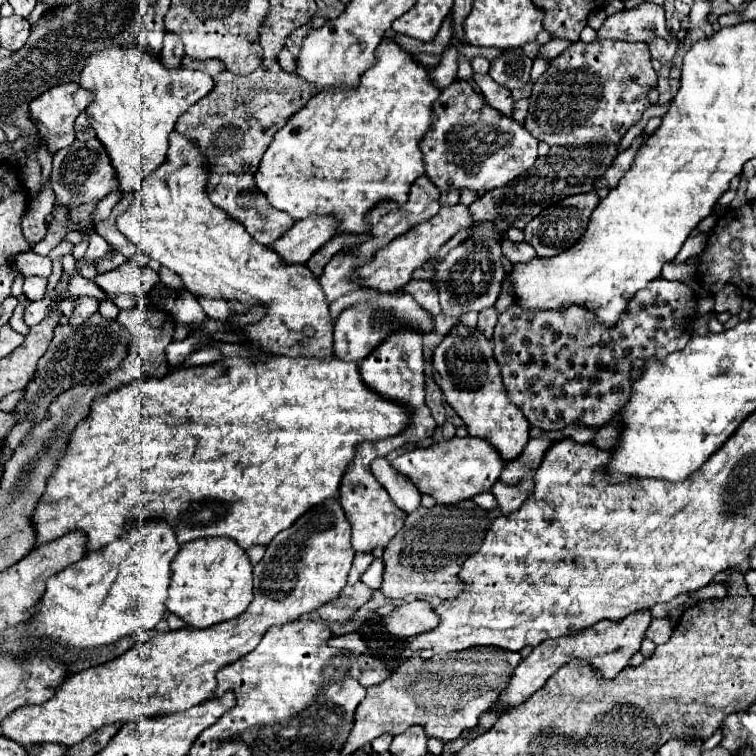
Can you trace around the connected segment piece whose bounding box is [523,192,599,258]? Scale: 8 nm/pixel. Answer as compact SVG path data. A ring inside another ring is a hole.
M595 192L563 198L561 202L545 208L539 216L535 216L525 226L525 230L523 230L525 232L525 242L535 248L535 252L537 252L539 258L553 258L553 256L565 252L565 250L569 250L585 234L589 218L591 218L591 212L595 210L597 204L599 204L599 198L597 198Z

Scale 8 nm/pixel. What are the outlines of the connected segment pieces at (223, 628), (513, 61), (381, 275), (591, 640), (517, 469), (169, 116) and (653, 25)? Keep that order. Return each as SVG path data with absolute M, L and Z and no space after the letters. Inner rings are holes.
M329 500L329 502L323 502L321 506L313 506L313 510L301 516L289 530L283 530L281 534L277 534L273 542L269 542L265 556L253 566L255 568L255 592L253 592L255 596L249 608L239 618L215 624L211 628L201 628L201 630L191 628L191 626L169 630L165 634L153 636L151 640L139 646L129 648L123 656L115 660L109 660L95 668L75 672L57 686L57 692L53 694L51 700L37 706L31 704L31 706L21 706L19 710L13 710L1 722L3 736L23 746L43 744L43 742L73 746L105 724L141 722L141 718L151 718L155 714L181 712L209 700L217 688L215 674L221 670L221 666L233 664L235 660L255 650L255 646L261 642L263 634L271 626L293 622L301 614L313 612L325 602L333 600L347 582L353 556L355 552L351 548L351 526L345 518L345 512L341 510L341 504L337 500Z
M507 48L499 58L491 60L489 76L509 90L523 88L531 78L531 64L533 60L523 48Z
M463 204L443 206L433 218L413 226L411 230L401 234L397 240L389 242L385 248L377 250L377 256L373 256L373 262L365 264L361 268L361 278L365 278L365 286L375 288L375 290L383 290L383 292L391 292L391 290L405 286L411 280L411 272L415 268L423 266L429 258L437 256L439 248L451 236L455 236L459 230L467 230L471 224L473 224L473 216L467 206L463 206Z
M637 610L629 616L625 616L623 620L601 620L595 626L585 628L573 636L561 636L561 638L551 638L547 642L541 642L539 646L533 648L533 652L527 658L521 660L521 664L517 666L517 670L515 670L507 690L505 690L505 694L501 694L497 704L501 704L505 710L519 706L533 692L537 692L541 686L545 686L549 676L553 676L561 666L565 666L573 658L581 658L585 662L591 662L605 678L617 676L619 670L629 664L629 658L635 652L639 652L649 624L651 624L651 612Z
M513 460L513 462L507 462L505 470L501 472L501 482L503 484L517 484L521 478L525 476L525 466L521 464L521 460Z
M111 46L99 52L93 52L87 58L87 64L81 72L83 88L89 88L95 92L93 102L87 106L89 122L97 132L97 138L105 146L111 164L119 178L119 190L121 192L133 192L137 186L145 180L145 174L151 174L161 162L165 162L167 156L167 136L173 132L177 118L197 100L201 100L209 90L213 88L213 78L205 72L197 74L195 70L187 68L167 68L161 64L159 58L143 52L139 46Z
M641 2L637 8L621 10L607 16L597 34L599 38L623 42L649 42L659 36L665 38L665 12L659 4Z

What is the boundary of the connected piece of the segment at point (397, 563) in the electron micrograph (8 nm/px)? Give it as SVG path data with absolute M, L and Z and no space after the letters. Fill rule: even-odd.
M473 500L457 504L435 504L433 508L419 506L405 518L405 526L385 548L385 574L381 592L387 598L401 600L405 596L439 596L445 600L457 598L465 582L459 578L463 562L473 556L489 532L489 510L477 506Z

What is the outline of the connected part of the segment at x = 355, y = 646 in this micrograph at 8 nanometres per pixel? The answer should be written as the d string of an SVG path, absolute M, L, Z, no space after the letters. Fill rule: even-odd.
M357 632L343 634L343 636L335 636L335 640L331 644L337 646L337 648L347 648L353 654L365 654L367 652L367 644L363 642L363 638Z

